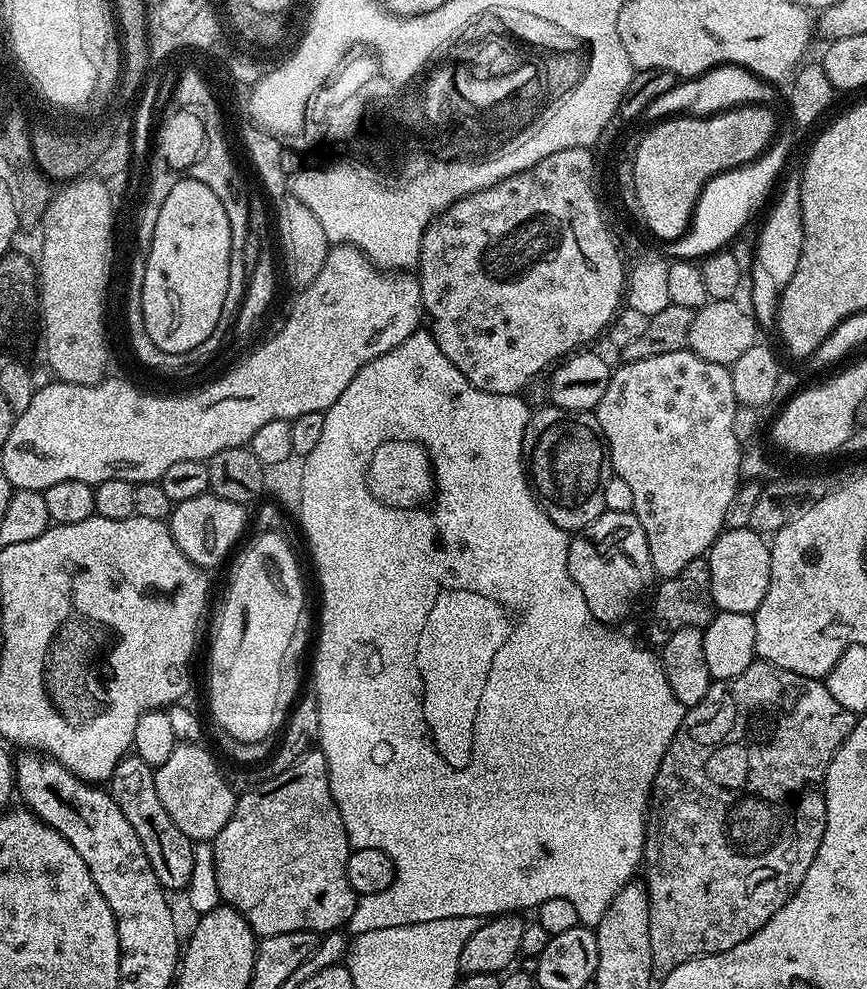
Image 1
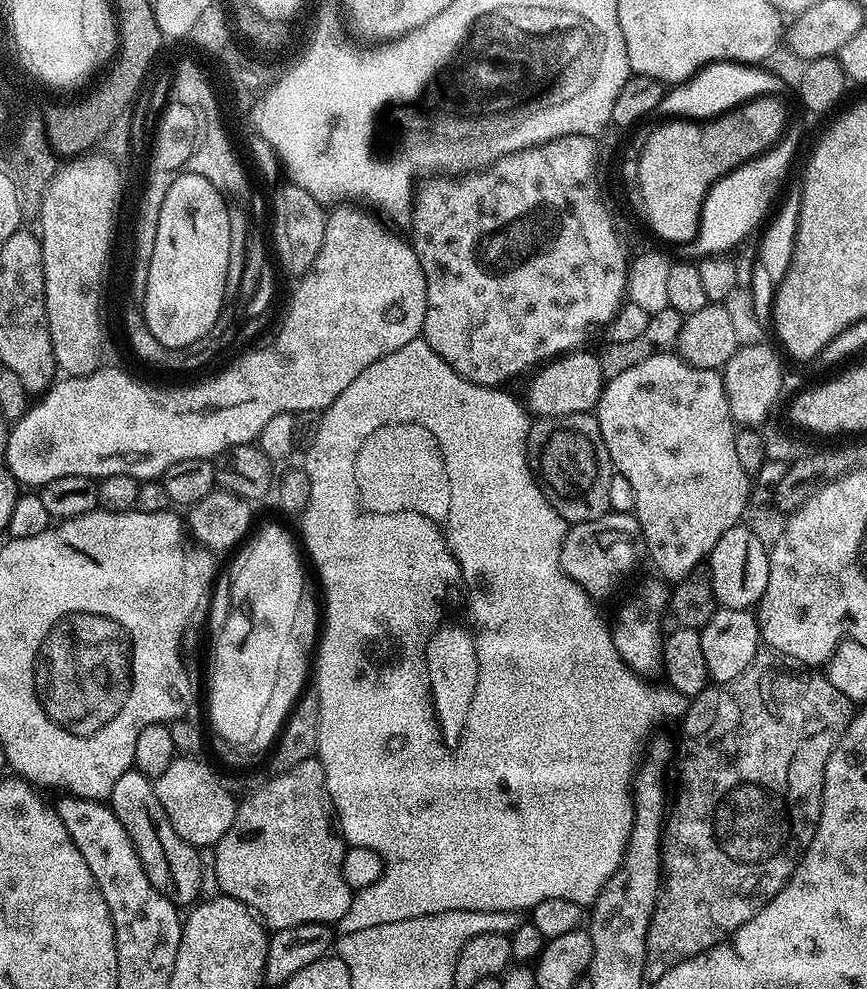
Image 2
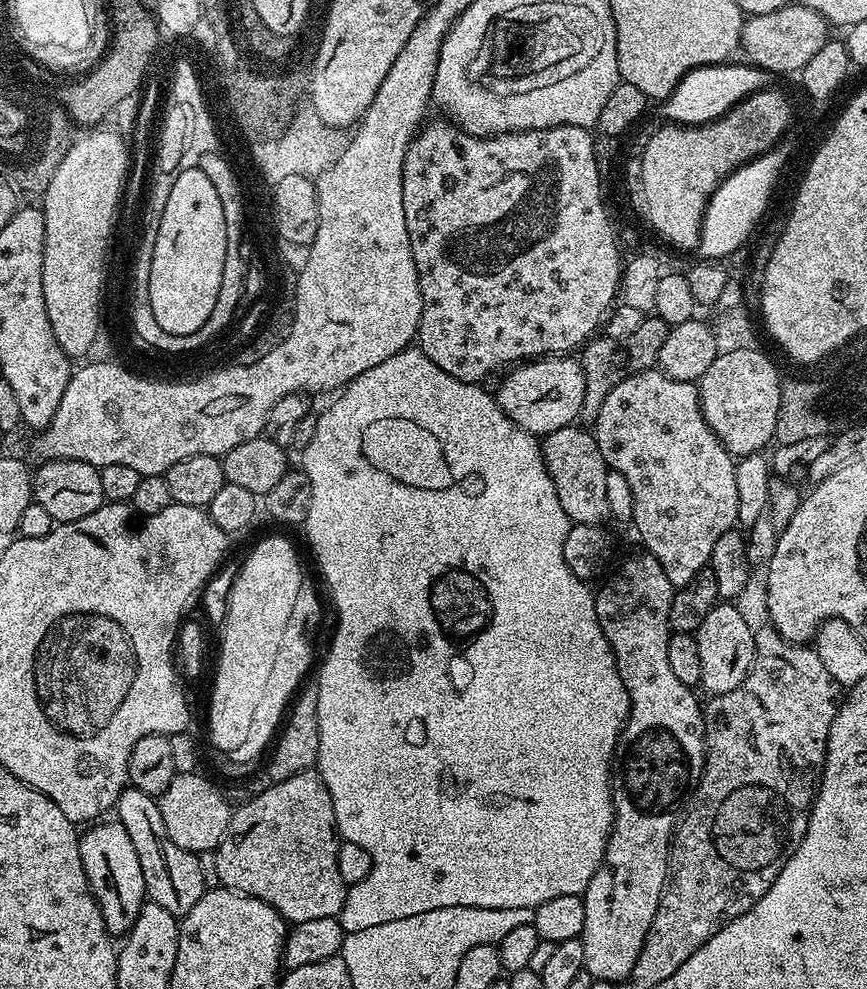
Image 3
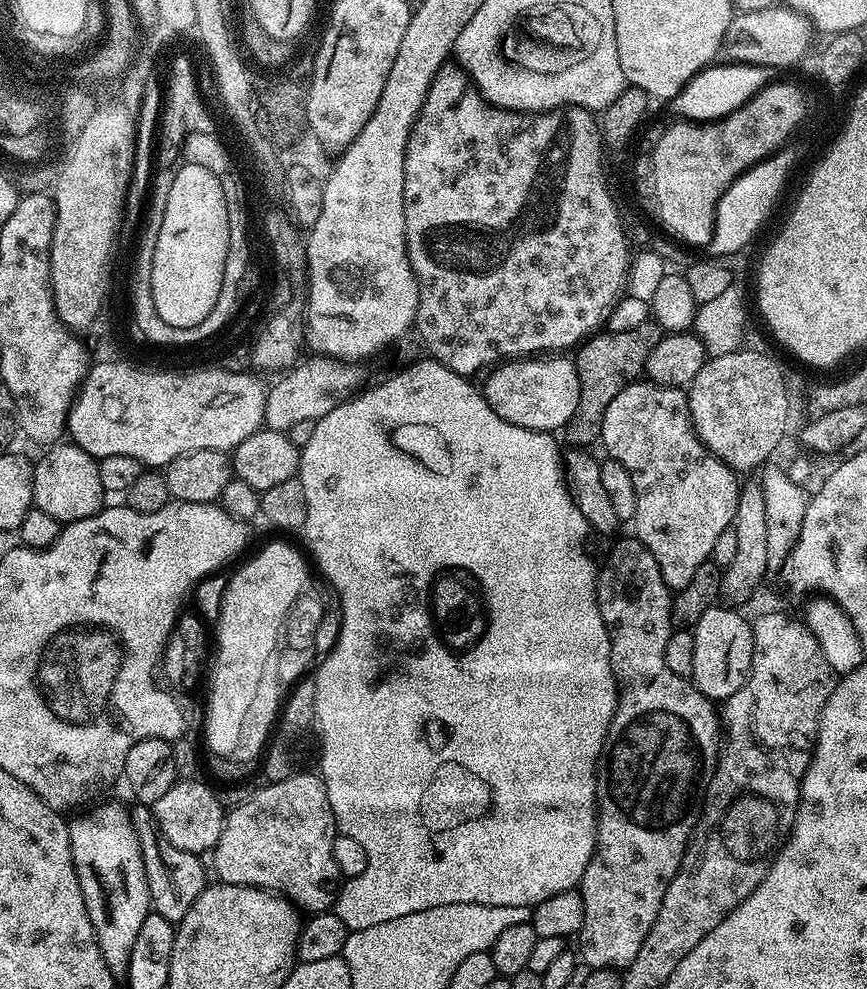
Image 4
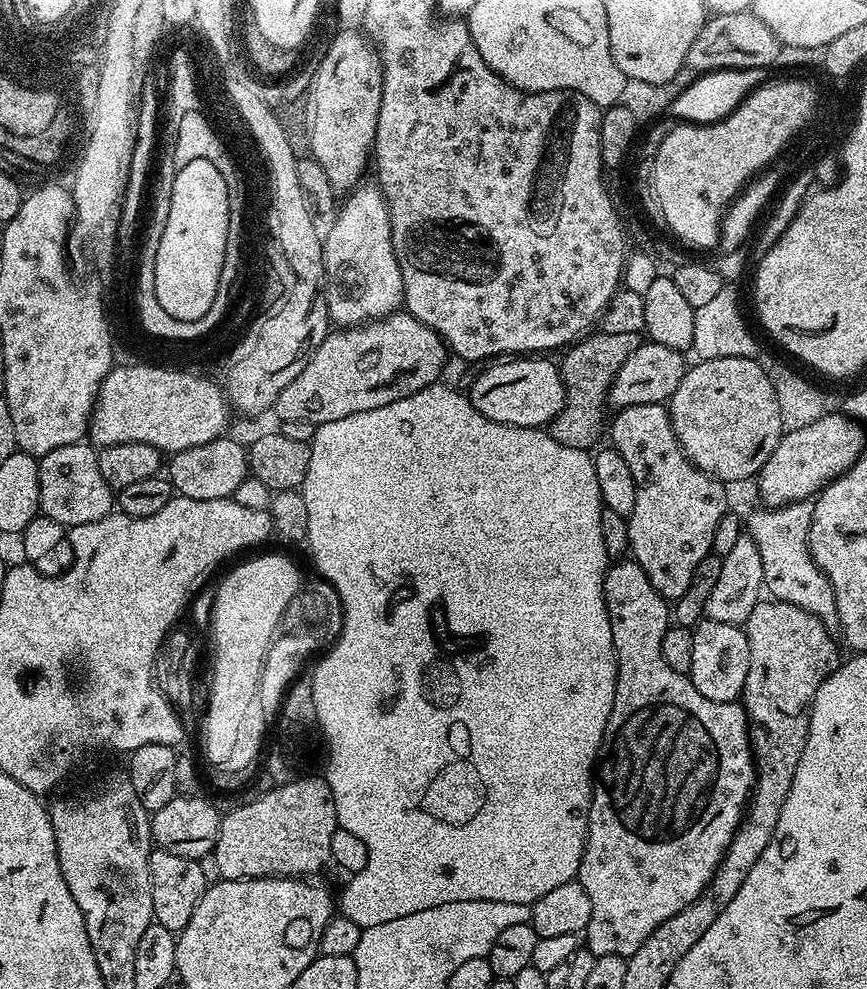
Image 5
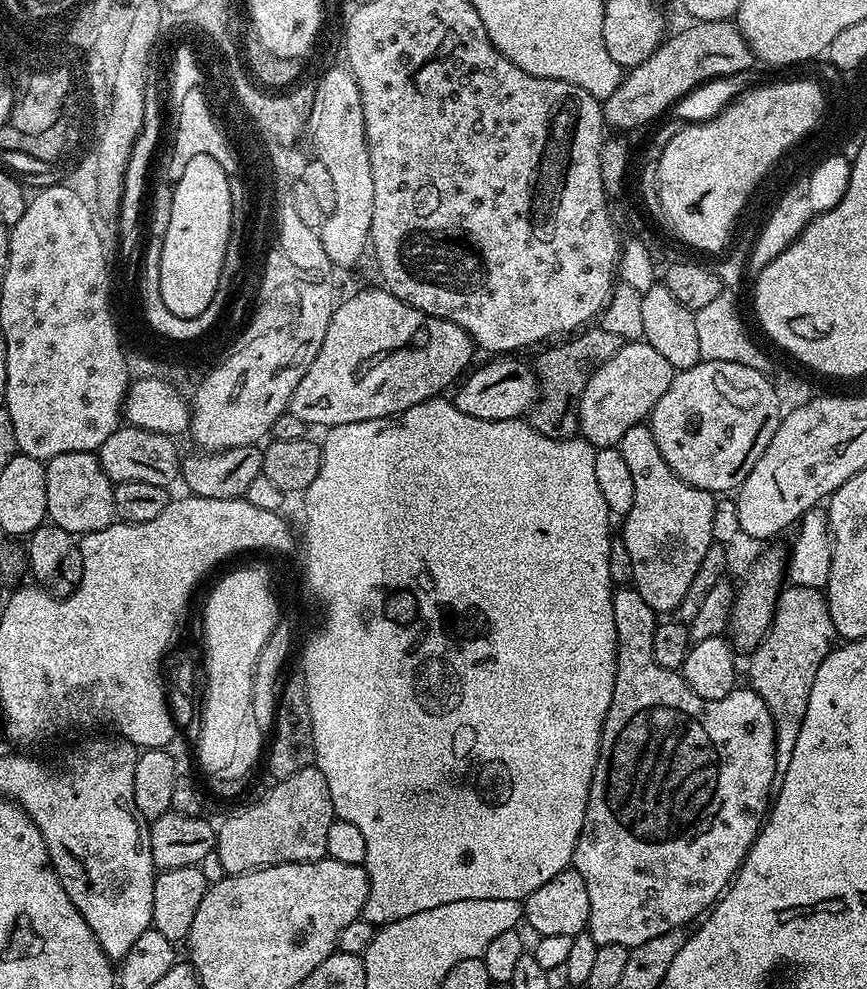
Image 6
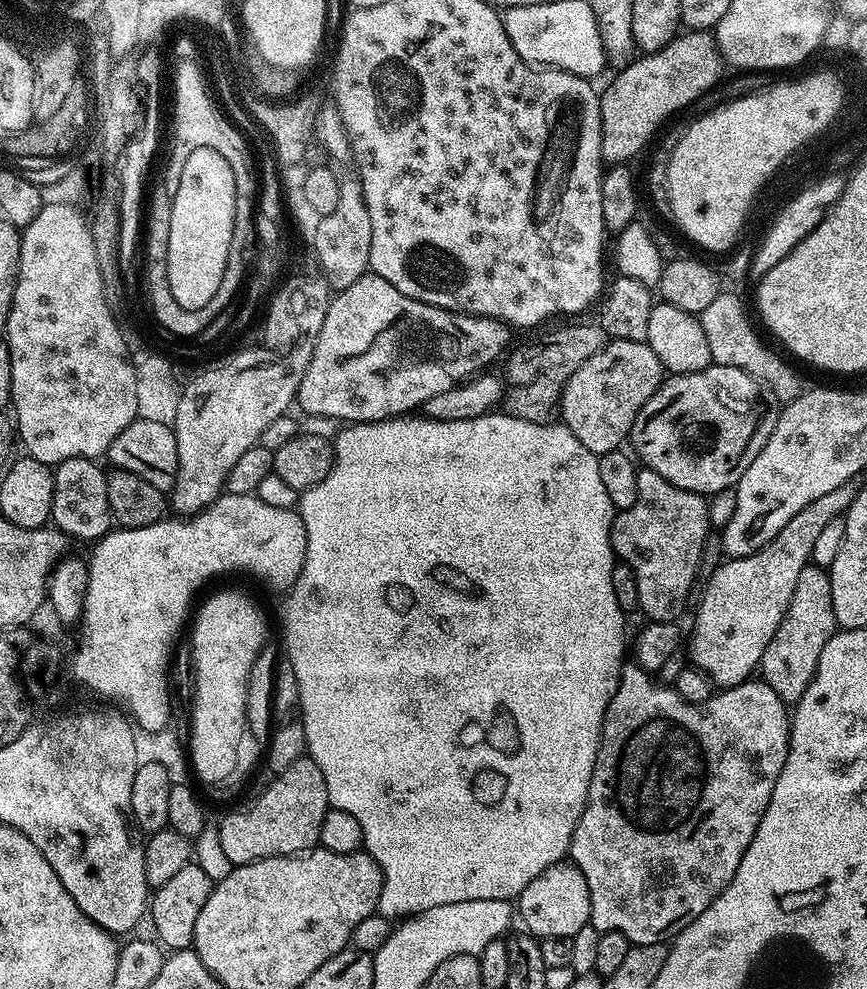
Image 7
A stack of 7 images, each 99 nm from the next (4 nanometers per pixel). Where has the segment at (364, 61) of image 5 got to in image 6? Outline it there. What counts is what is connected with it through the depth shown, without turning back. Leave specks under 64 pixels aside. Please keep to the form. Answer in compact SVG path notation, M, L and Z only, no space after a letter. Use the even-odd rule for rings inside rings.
M332 72L320 87L314 112L314 133L320 157L323 157L324 163L331 169L334 184L334 210L318 228L322 247L326 249L326 258L330 258L337 269L352 268L370 244L370 222L374 218L374 177L370 175L370 154L366 146L366 126L362 118L360 91L343 72Z

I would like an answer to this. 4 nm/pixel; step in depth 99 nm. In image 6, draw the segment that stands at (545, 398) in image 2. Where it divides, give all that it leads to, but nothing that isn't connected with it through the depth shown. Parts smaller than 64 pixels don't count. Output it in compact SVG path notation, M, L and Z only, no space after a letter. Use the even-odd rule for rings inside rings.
M492 358L481 368L473 367L455 389L456 408L462 410L462 414L470 414L470 418L479 420L521 419L538 399L538 381L529 365L527 368L522 361L512 359L516 358Z

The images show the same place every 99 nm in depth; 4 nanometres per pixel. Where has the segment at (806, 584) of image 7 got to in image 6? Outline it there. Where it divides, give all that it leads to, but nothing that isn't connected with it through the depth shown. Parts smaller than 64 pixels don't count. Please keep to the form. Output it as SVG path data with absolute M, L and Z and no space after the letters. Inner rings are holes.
M792 584L785 587L776 597L776 612L772 616L772 625L759 644L751 649L752 661L748 664L750 687L766 702L776 727L776 771L783 774L790 762L790 754L794 754L794 742L798 742L798 730L802 730L802 722L806 718L806 706L810 702L810 686L814 686L814 678L818 675L818 666L828 656L834 641L837 639L834 618L830 618L827 595L819 588L807 588Z

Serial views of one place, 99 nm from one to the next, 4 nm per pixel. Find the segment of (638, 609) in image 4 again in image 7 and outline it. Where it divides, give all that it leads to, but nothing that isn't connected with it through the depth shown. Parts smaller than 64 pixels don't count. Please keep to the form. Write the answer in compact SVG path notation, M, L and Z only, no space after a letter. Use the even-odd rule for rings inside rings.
M625 663L620 672L618 690L614 690L614 698L610 698L610 706L606 706L604 725L600 731L600 749L588 787L588 801L582 810L582 818L578 818L570 849L571 863L582 870L582 878L586 878L586 886L590 886L590 923L601 933L622 933L629 945L635 946L663 944L694 922L694 918L698 918L698 914L702 914L702 910L706 910L706 906L710 906L710 902L714 902L714 898L718 898L718 894L722 894L722 890L726 890L734 878L742 862L742 854L746 854L746 846L750 846L754 830L758 830L758 822L762 822L762 814L766 814L766 806L770 806L774 782L778 782L778 774L782 774L782 766L786 766L789 735L789 705L778 698L778 694L774 694L774 690L770 690L763 679L749 678L743 684L717 691L706 702L691 704L681 700L675 687L661 682L653 673L641 668L639 663Z

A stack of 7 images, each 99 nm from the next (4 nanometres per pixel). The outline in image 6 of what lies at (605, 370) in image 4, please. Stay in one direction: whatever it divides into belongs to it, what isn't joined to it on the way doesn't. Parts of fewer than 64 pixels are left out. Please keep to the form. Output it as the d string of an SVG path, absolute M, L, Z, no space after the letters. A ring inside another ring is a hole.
M592 327L560 342L565 342L565 344L560 344L557 348L546 349L537 358L536 364L534 363L538 381L538 399L530 409L530 423L534 430L553 436L555 440L571 440L577 435L576 407L582 390L593 372L602 367L610 358L614 358L614 354L620 349L622 343L617 336L610 334L604 328Z

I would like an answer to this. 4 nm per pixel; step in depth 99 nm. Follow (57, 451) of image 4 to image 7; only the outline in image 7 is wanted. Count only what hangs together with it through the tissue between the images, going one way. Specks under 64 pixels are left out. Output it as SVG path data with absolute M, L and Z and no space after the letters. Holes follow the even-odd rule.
M79 456L66 458L55 465L54 502L52 503L51 523L65 537L73 536L76 540L95 542L113 531L114 521L108 497L108 476L99 468L95 459Z

